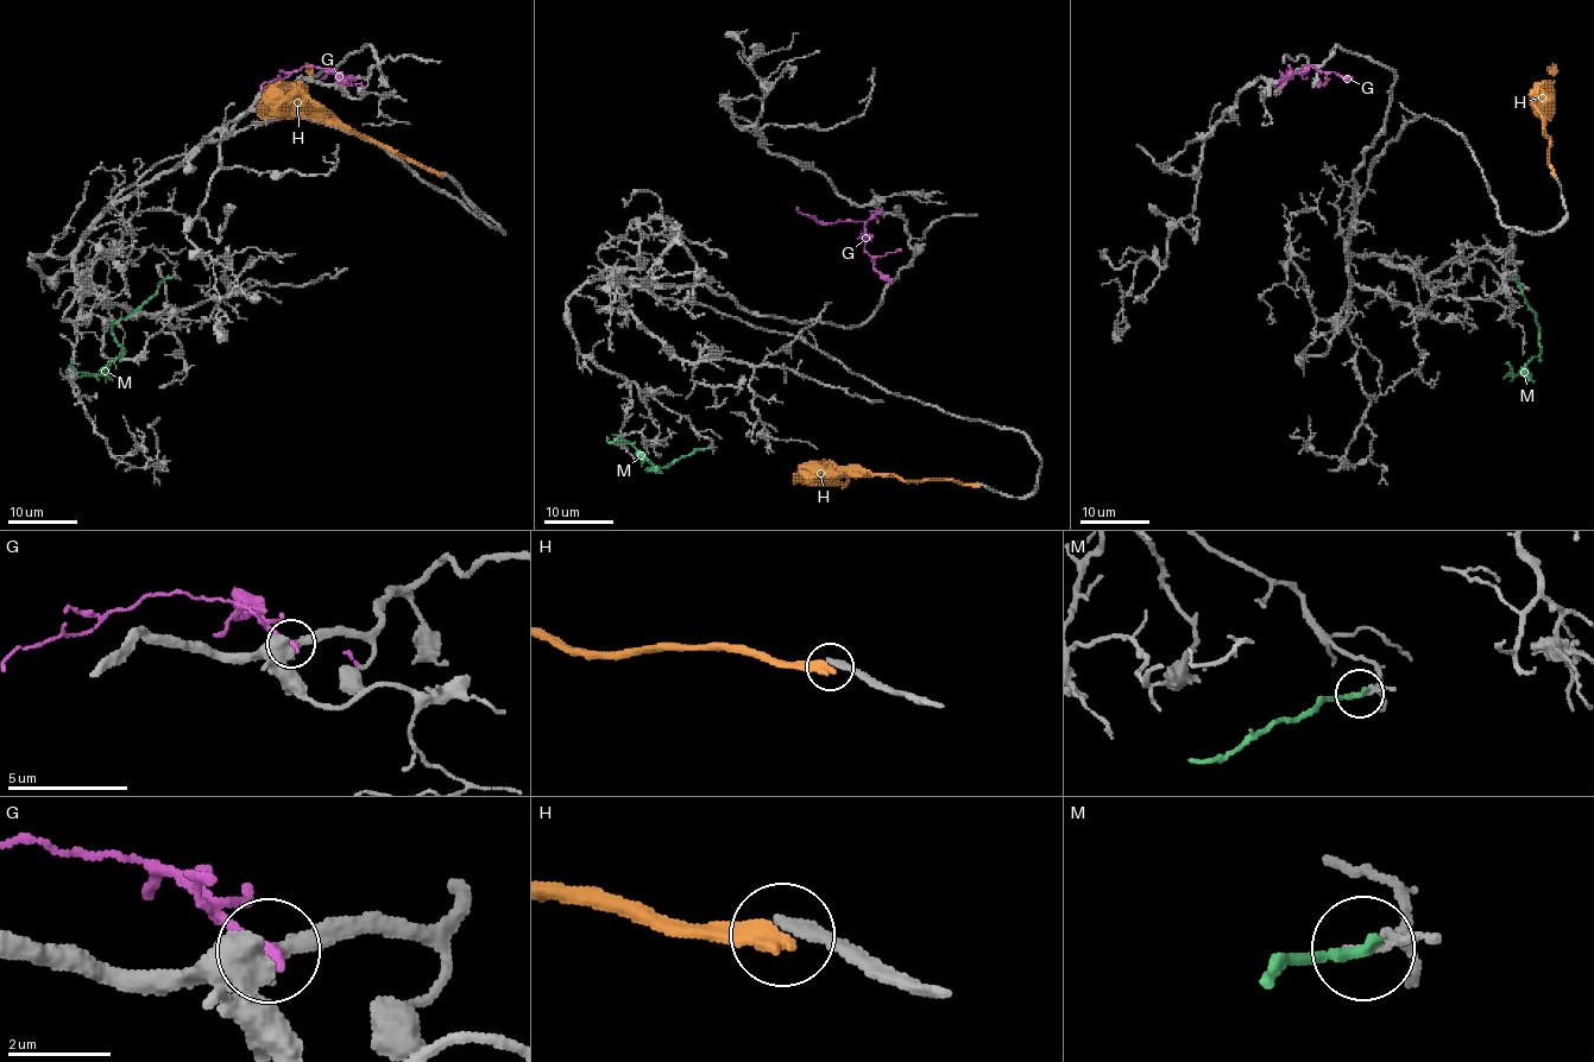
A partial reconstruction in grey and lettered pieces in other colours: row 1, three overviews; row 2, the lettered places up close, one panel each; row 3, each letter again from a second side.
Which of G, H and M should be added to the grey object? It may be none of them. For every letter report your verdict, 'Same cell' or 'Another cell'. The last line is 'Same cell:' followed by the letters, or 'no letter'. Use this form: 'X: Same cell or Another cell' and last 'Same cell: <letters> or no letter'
G: Another cell
H: Another cell
M: Another cell
Same cell: no letter

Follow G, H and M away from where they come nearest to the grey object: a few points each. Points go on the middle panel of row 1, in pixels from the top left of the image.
G: (880, 210), (865, 221), (820, 225), (796, 207)
H: (977, 485), (950, 480), (901, 480), (892, 474), (830, 474), (820, 468), (805, 468), (800, 473)
M: (706, 449), (681, 455), (669, 466), (649, 469), (659, 472), (632, 447), (609, 442), (609, 438)

